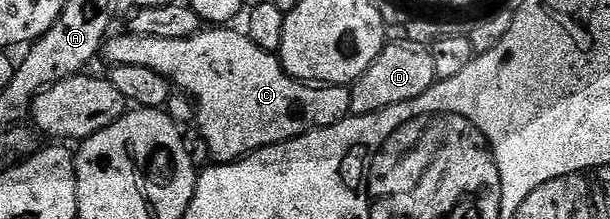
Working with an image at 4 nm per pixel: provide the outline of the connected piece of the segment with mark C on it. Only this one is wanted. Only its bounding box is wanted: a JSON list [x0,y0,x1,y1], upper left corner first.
[103,29,351,164]

